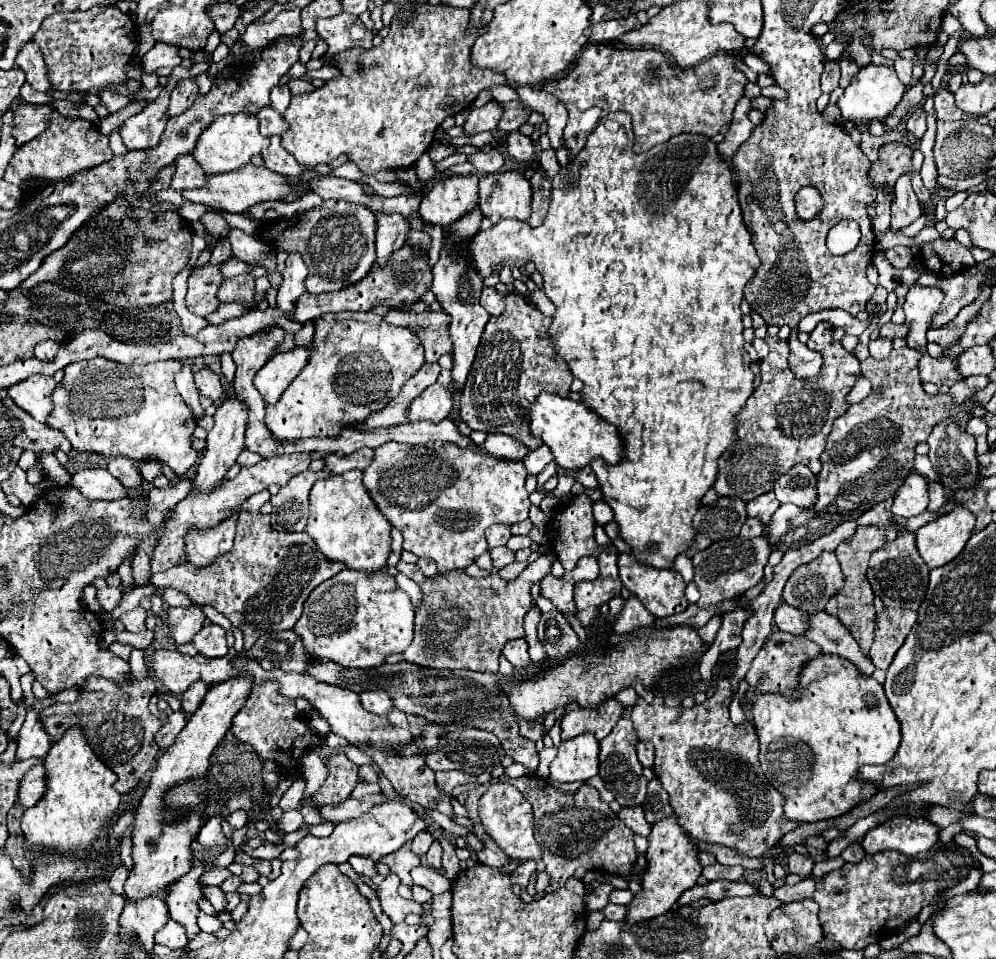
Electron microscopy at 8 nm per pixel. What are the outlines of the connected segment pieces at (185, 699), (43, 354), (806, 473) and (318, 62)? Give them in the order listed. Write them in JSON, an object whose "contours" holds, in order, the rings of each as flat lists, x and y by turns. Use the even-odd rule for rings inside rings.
{"contours":[[[193,683,193,687,189,687,189,691,185,691,181,695,181,705,183,705,183,711,187,715,197,711,197,707,201,705,207,689,209,689,209,683]],[[41,341,35,347,35,357,43,359,43,361,53,359,57,355,57,351,59,351,59,345,61,345,61,341]],[[805,465,791,467,789,473,775,481,773,493,777,495,779,503,795,503,797,507,809,509,817,501,815,475]],[[341,13,331,19,317,19,317,35,325,39,329,49,323,57,311,59,306,64,309,70,321,68,325,62,333,59,333,55,347,51,351,47,361,47,361,49,373,47,373,33,361,23,359,17,349,13]]]}

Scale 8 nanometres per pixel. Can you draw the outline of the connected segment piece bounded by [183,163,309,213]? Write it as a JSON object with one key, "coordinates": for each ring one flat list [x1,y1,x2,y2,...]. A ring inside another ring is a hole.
{"coordinates":[[251,163,245,165,241,171,233,171,233,173,225,173,225,175,211,175,207,179,205,187,183,191,185,199,189,199,193,203,203,203,211,209,221,209,221,211,231,211,231,213,243,213,249,207,253,207,255,203,263,203,263,201,283,203,283,201,287,201,289,195,299,199,307,193,309,193,309,187,305,187,305,183,297,183,297,187,293,187,293,183,289,183,287,175,277,175,277,173,269,171,267,167,253,167]]}

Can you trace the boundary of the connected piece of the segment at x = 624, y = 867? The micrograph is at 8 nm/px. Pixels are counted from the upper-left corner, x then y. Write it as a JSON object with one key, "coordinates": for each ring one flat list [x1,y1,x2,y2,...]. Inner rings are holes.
{"coordinates":[[529,775,519,779,501,777,503,781,515,785,525,799,533,805,535,813,535,839,543,851,545,871,551,875,551,885,545,893,551,893,565,885,565,881,583,867,587,871,609,871,627,875,631,873,631,863,635,861,633,831,617,819,605,801,599,799,597,789,581,785,575,793,561,793,549,785,547,779]]}

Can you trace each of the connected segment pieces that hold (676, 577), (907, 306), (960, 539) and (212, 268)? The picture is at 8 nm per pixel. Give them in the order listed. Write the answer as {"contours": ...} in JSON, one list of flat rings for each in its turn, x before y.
{"contours":[[[621,553,619,555,619,577,623,581,623,585,643,603,643,607,653,613,655,617,669,617,675,613,683,613,689,605,689,601,685,599,685,581,679,573,675,571,663,571,663,569,655,569,655,567,645,567,641,563,635,561,635,557]],[[915,283,903,303,905,311,905,325,909,327,907,331,907,347,909,349,923,349,927,347,927,329,933,323,933,317,939,311,943,293,937,287,921,287]],[[959,507,915,531,917,549,923,561,935,569,953,561,975,527,975,515,967,507]],[[207,263,203,267,193,269,193,277,189,277,189,289,187,289,187,307,191,313,207,317,219,305,217,291,225,281,221,267,223,263,217,265]]]}

